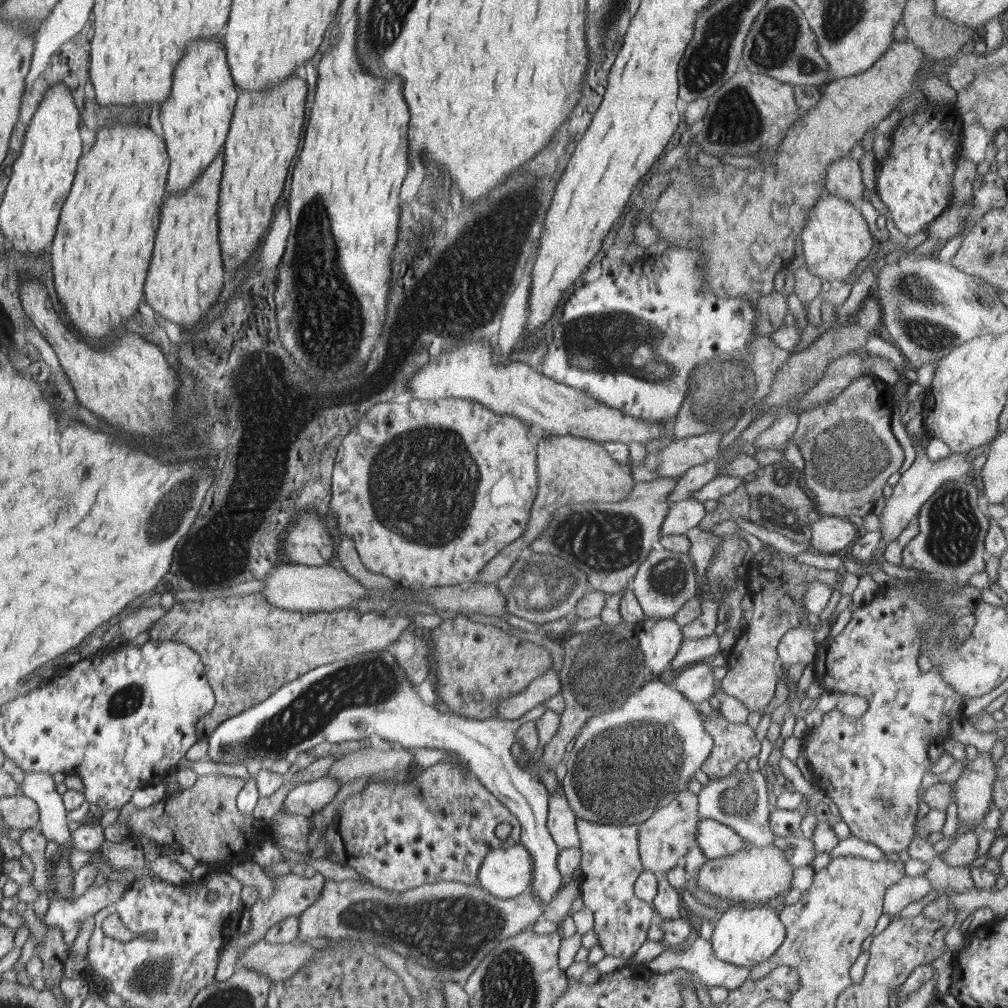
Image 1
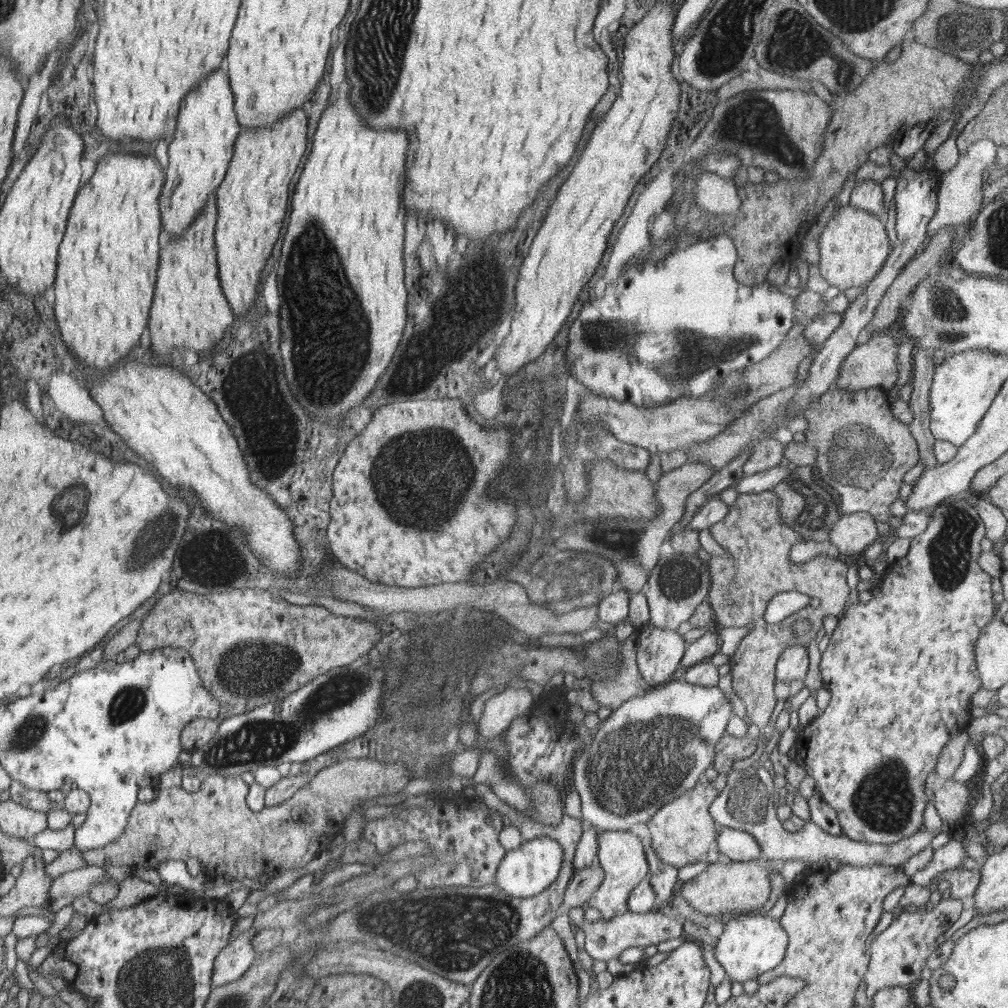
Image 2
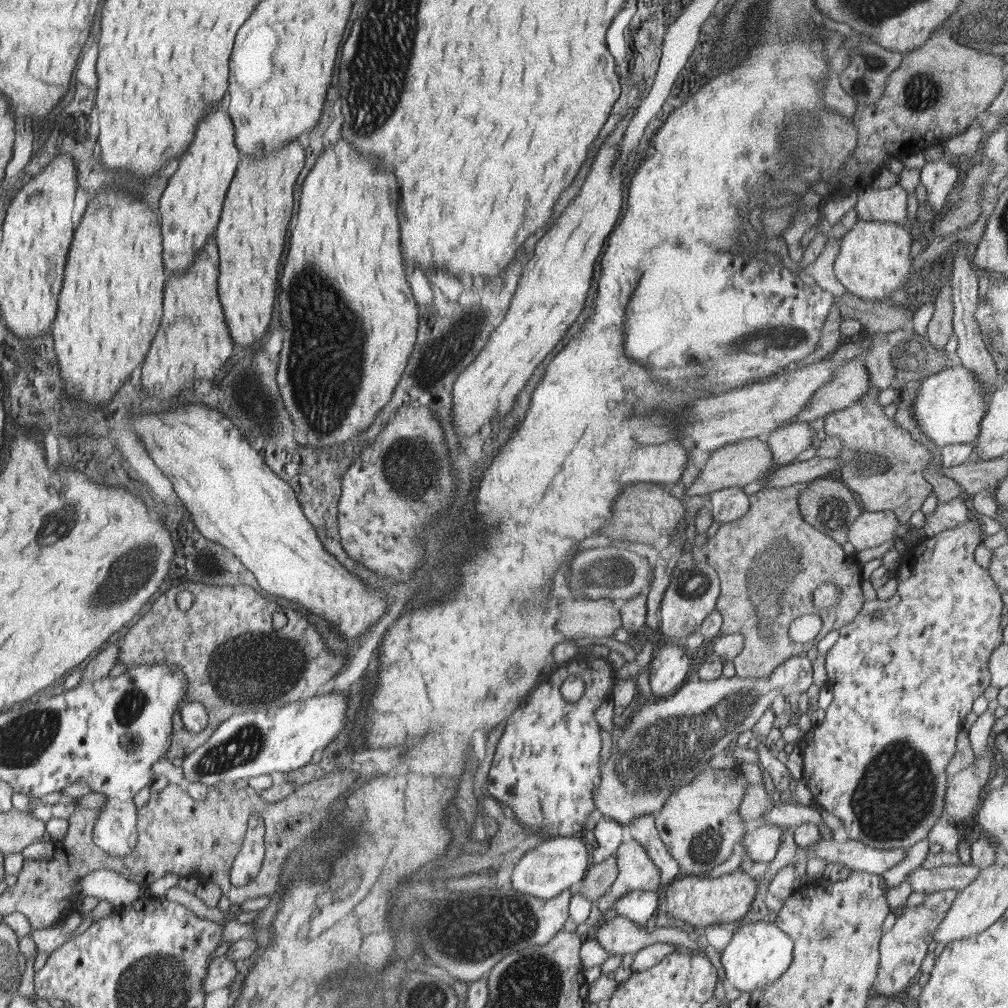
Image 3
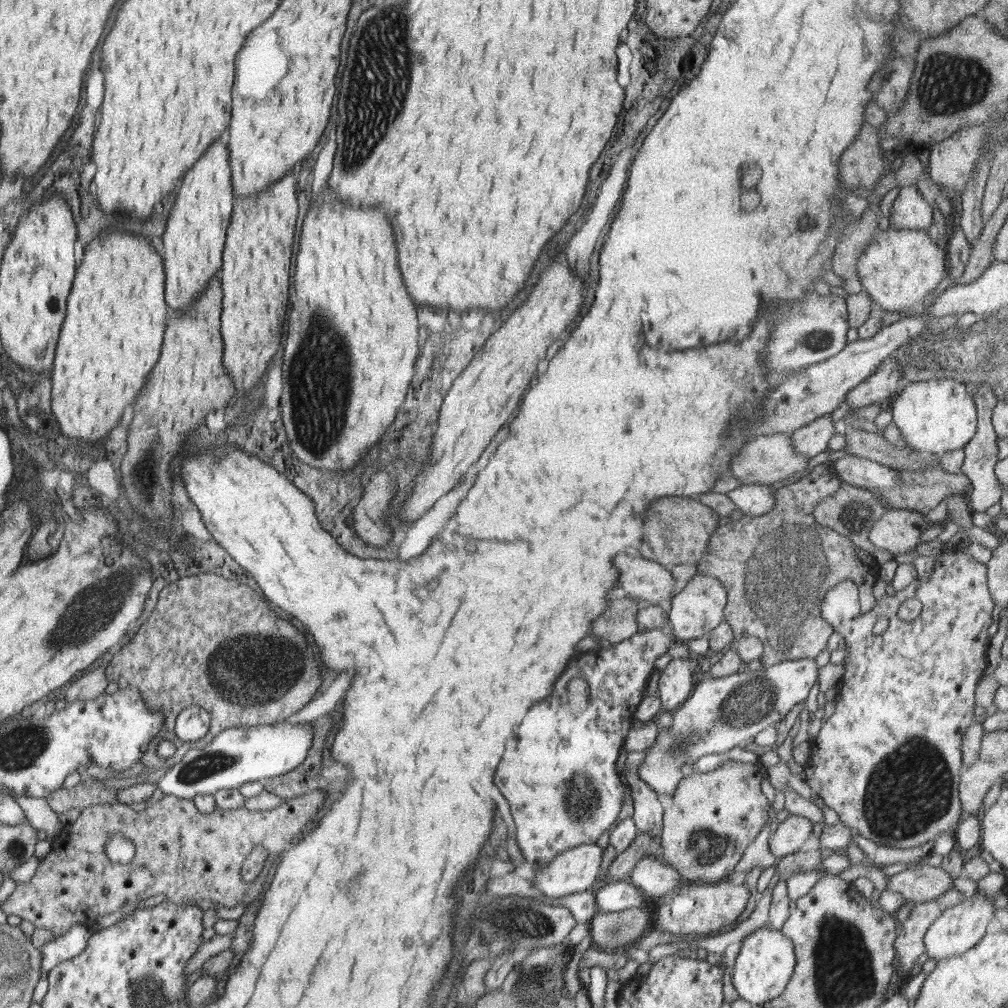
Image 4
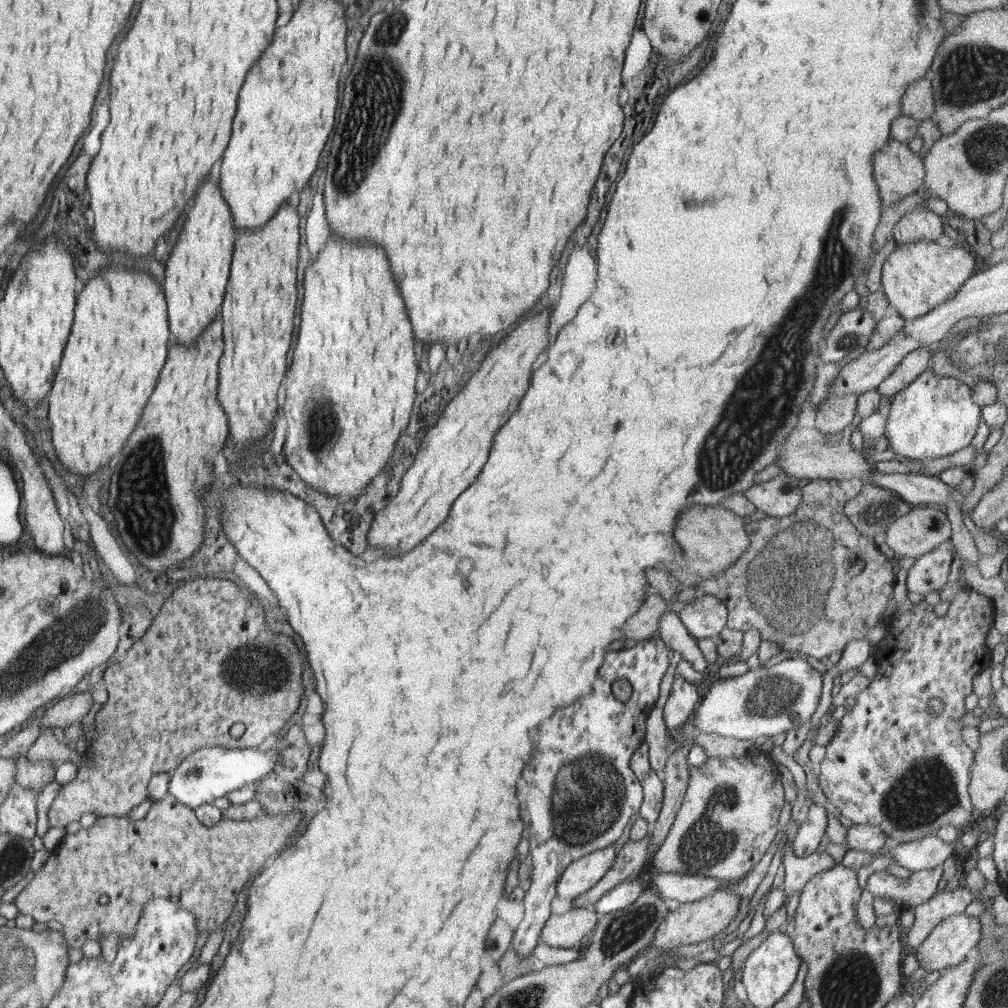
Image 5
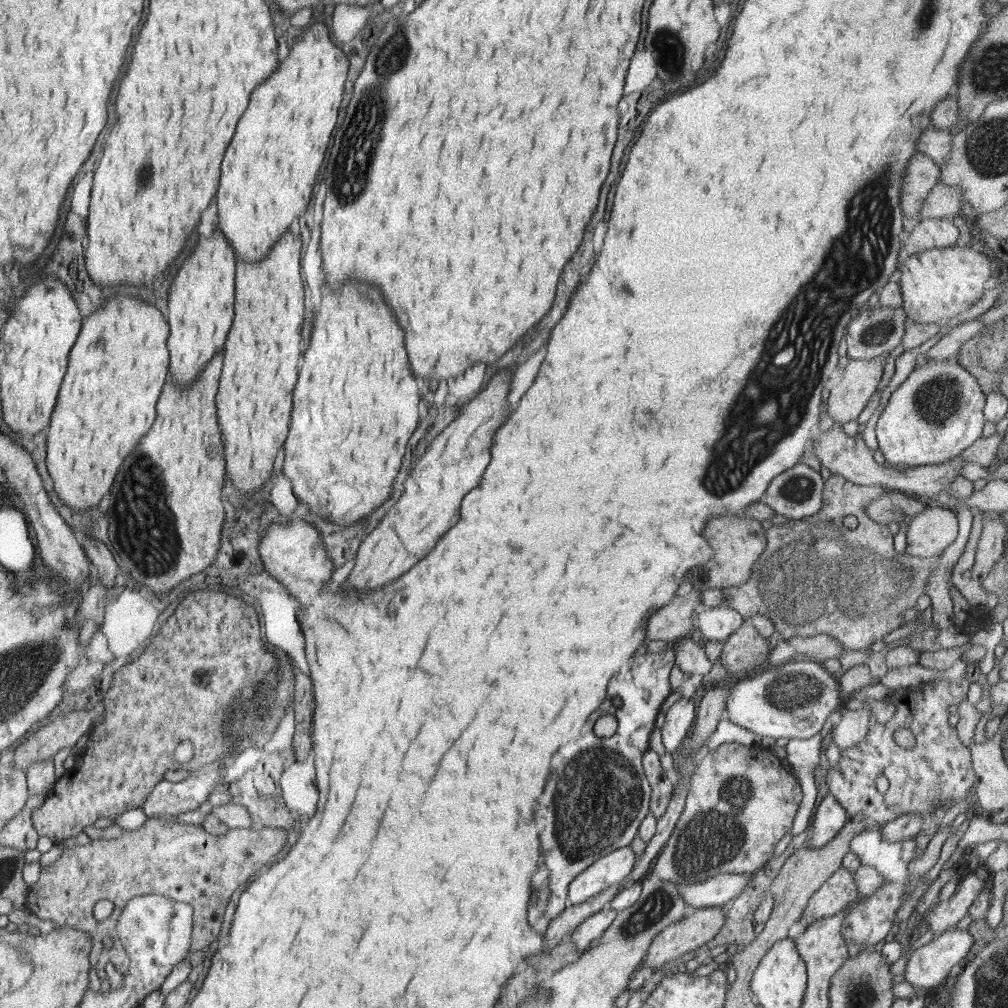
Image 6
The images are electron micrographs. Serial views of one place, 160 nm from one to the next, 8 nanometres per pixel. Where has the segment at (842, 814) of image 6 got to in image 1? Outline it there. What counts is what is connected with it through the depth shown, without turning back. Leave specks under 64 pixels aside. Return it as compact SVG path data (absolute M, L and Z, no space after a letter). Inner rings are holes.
M701 818L697 824L697 840L706 859L730 856L747 847L744 840L732 828L716 819Z

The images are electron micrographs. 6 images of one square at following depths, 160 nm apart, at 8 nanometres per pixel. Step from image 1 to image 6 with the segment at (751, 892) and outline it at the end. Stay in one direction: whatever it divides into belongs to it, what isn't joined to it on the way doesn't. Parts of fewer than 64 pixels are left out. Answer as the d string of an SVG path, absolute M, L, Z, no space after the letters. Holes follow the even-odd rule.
M727 907L698 908L696 912L688 914L686 918L684 917L679 922L664 928L660 935L653 938L641 967L652 967L653 969L656 968L656 970L663 968L670 965L673 960L680 959L682 955L696 951L696 949L711 942L719 934L720 928L725 923L726 909Z

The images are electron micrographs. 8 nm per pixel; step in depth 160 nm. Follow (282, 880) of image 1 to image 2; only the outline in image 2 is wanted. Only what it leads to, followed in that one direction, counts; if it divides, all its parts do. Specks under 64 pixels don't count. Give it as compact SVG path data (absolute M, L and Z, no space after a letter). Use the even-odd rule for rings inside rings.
M251 927L248 932L238 936L234 942L228 942L228 946L218 954L216 970L212 972L214 988L240 979L252 966L257 952L251 941L256 934L258 934L258 930Z

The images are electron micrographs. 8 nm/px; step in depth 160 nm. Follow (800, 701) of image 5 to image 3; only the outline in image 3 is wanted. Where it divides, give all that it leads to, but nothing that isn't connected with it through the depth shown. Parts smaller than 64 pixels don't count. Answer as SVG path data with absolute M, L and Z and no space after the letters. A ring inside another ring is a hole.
M804 654L777 666L766 679L720 675L714 680L696 678L672 696L642 700L624 733L616 742L616 756L601 762L601 783L595 788L597 810L623 826L635 816L655 814L677 788L683 788L705 770L715 753L748 732L764 716L766 708L782 694L802 694L812 686L812 661Z

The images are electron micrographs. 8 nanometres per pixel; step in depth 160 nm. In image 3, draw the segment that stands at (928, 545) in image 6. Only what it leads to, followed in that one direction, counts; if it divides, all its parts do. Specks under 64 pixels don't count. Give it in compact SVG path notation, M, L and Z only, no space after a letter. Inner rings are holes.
M888 509L885 511L863 512L848 526L848 539L855 547L855 553L880 546L896 536L896 529L900 527L898 518Z

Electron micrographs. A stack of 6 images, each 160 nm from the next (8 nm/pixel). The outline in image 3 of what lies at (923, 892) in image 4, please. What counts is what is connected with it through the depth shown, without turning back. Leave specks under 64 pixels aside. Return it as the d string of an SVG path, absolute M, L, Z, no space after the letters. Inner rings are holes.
M944 864L935 869L923 869L919 867L909 873L906 880L909 881L915 891L938 893L954 887L959 892L964 887L969 886L980 873L978 867L974 865Z

